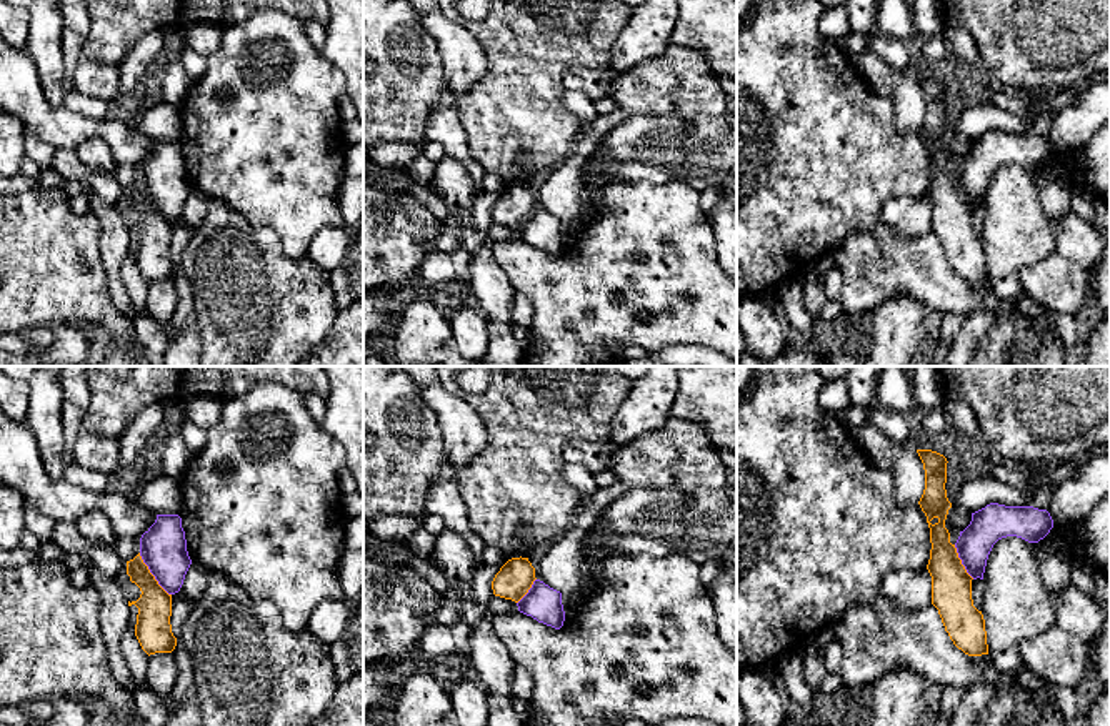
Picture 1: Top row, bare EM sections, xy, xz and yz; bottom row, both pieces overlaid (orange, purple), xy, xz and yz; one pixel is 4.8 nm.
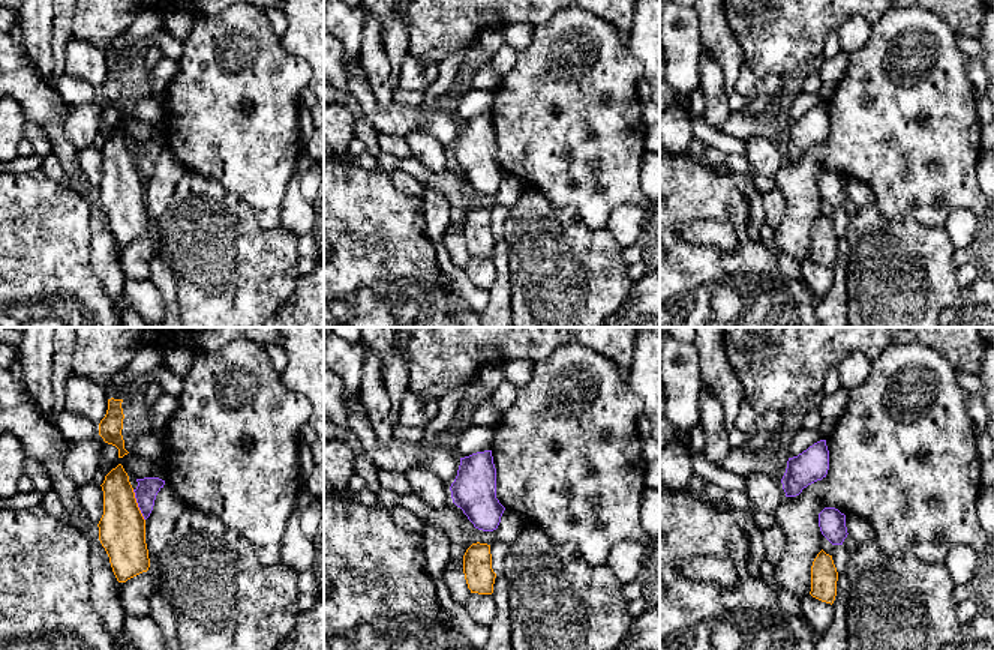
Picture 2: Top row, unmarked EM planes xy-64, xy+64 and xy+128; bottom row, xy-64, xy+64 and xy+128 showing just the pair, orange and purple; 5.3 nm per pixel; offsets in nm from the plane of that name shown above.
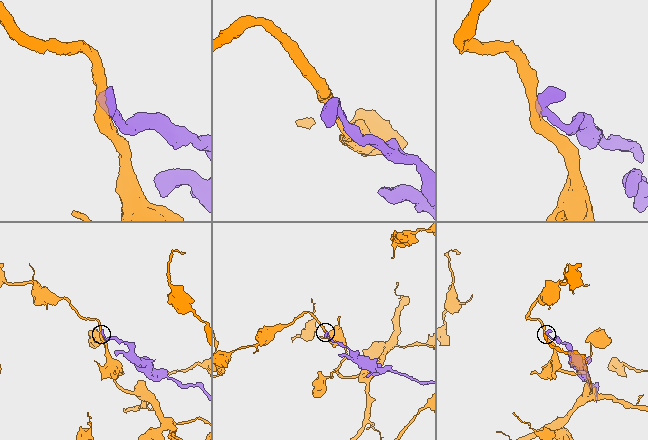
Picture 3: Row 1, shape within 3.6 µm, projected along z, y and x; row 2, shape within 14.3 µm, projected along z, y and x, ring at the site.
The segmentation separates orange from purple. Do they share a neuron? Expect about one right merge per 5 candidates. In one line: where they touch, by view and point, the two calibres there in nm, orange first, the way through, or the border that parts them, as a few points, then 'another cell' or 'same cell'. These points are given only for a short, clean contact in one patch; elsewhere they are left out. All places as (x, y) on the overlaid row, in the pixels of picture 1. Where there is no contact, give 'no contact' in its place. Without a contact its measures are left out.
meets orange in xy at (152, 575); 160 nm thick on the orange side, 220 nm on the other; border along xy (139, 553), (154, 578), (170, 595); another cell

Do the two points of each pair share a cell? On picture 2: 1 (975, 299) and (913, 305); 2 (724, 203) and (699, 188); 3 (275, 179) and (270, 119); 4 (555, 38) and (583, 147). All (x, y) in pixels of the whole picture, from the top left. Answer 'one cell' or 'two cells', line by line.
1: two cells
2: one cell
3: one cell
4: one cell

